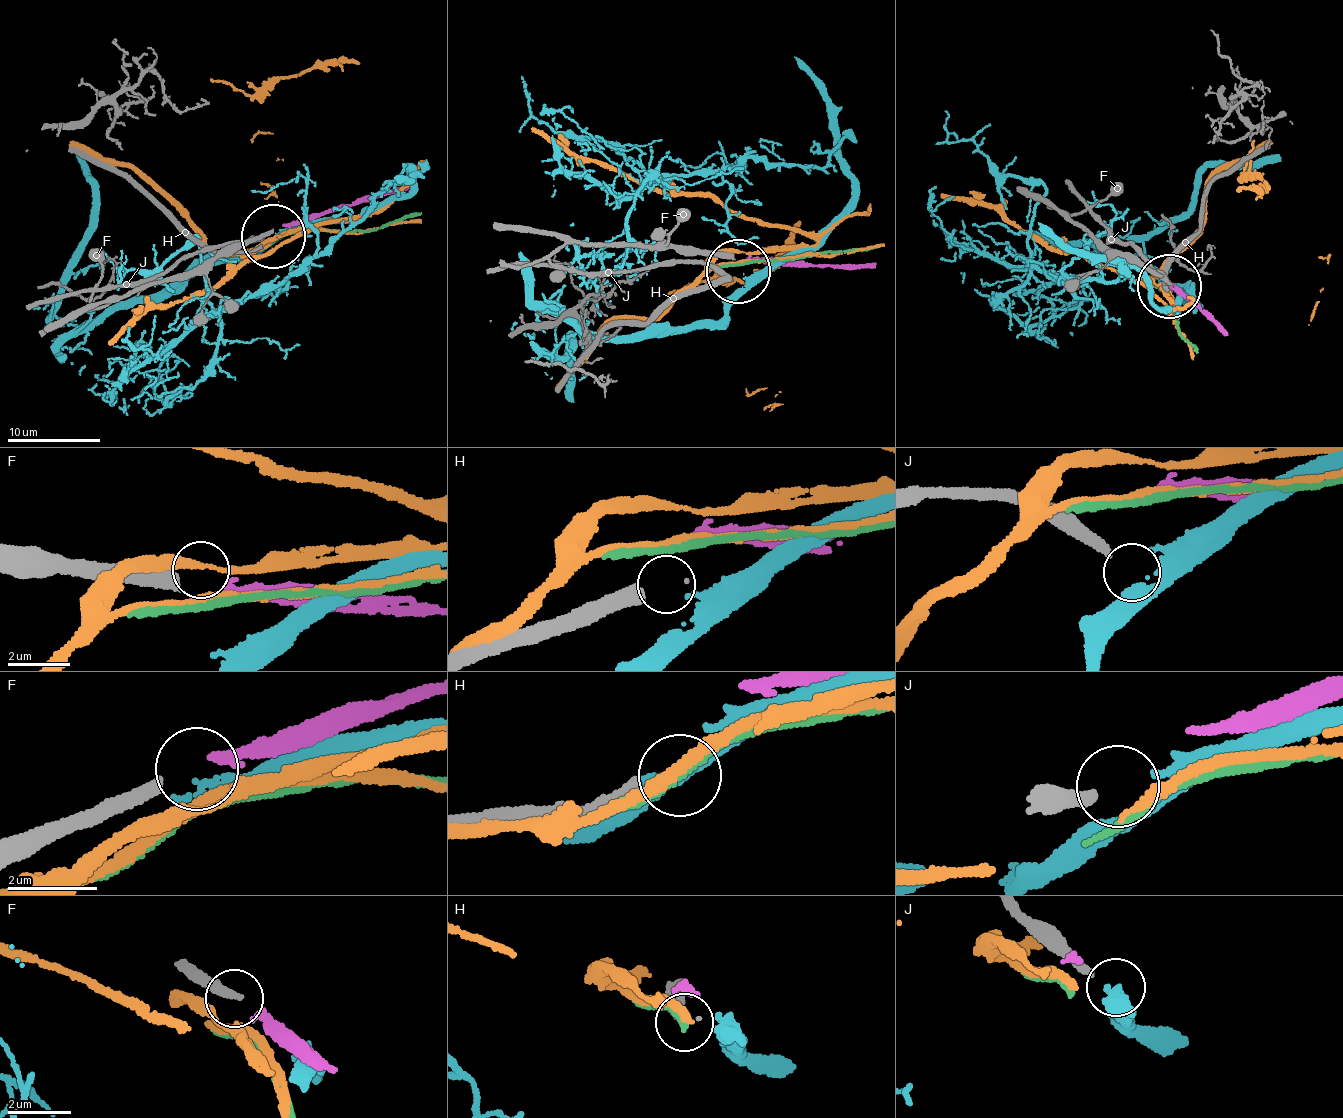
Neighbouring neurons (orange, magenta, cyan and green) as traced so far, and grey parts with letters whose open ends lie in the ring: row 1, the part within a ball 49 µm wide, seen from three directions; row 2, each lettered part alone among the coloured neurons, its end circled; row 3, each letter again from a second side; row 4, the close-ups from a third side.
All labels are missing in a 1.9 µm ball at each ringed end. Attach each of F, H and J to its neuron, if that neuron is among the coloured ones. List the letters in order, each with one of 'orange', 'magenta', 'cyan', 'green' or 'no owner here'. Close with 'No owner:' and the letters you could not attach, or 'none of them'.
F: magenta
H: no owner here
J: no owner here
No owner: H, J

